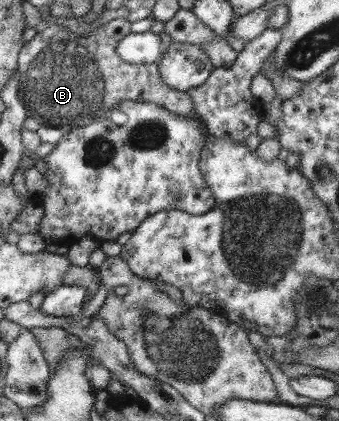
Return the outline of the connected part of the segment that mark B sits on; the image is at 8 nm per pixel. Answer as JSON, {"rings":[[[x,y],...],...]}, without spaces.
{"rings":[[[114,18],[109,22],[90,29],[84,35],[74,35],[66,26],[58,23],[48,24],[41,32],[37,32],[29,41],[23,43],[23,48],[17,54],[17,70],[20,74],[18,81],[18,98],[26,110],[28,118],[34,118],[39,124],[59,128],[64,134],[78,126],[101,122],[104,112],[112,109],[122,100],[142,100],[154,102],[164,110],[181,116],[194,116],[190,96],[166,86],[160,78],[157,64],[132,65],[123,62],[116,54],[116,45],[122,37],[130,34],[130,23],[122,18]]]}

